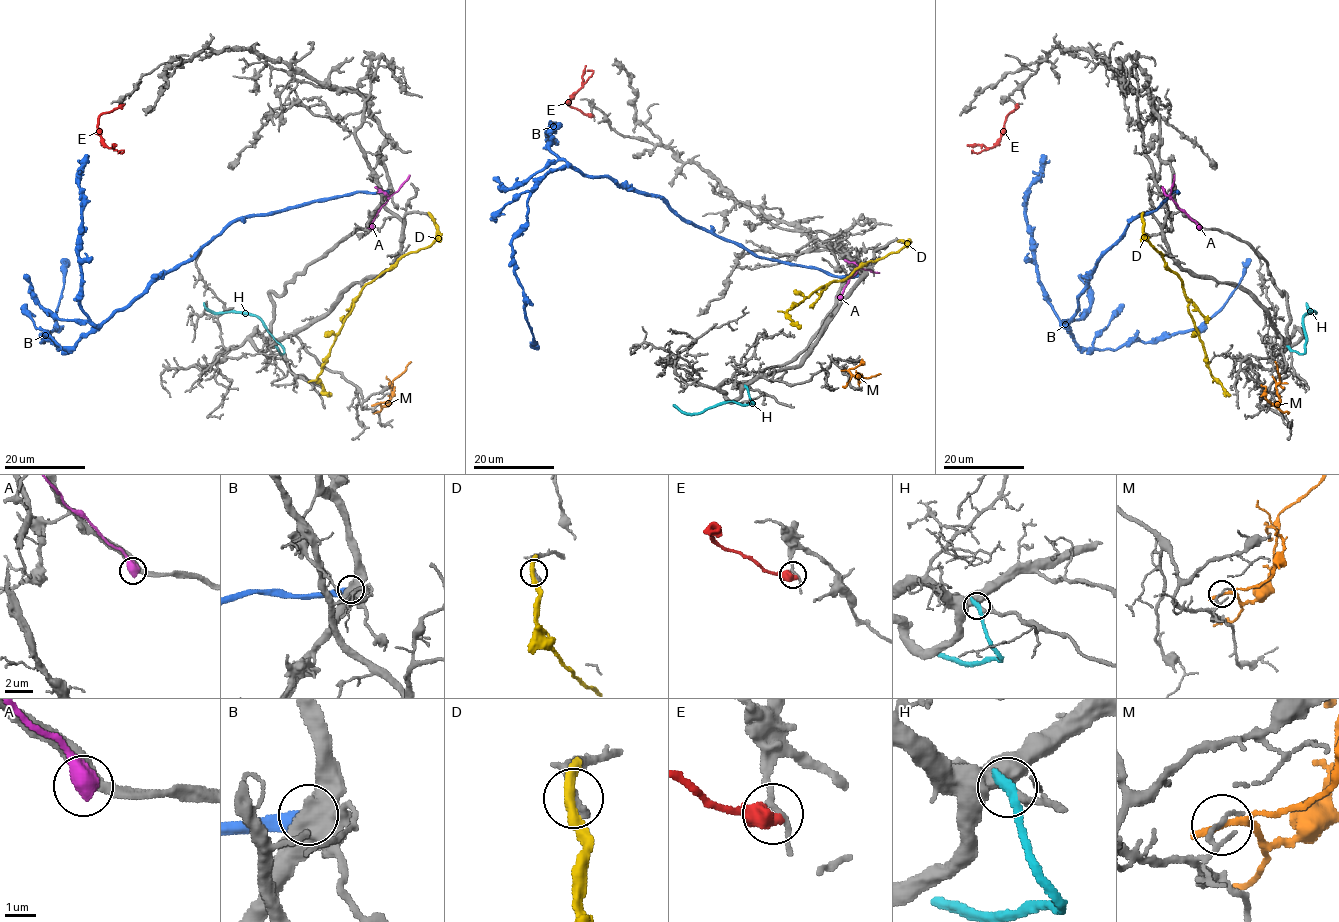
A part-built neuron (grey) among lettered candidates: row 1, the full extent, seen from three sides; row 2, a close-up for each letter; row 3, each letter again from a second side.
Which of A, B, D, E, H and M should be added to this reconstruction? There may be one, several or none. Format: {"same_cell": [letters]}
{"same_cell": []}

